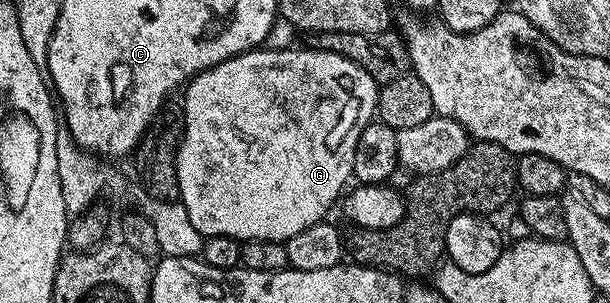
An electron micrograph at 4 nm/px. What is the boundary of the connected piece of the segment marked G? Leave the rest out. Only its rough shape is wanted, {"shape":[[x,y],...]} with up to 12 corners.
{"shape":[[253,49],[183,88],[179,202],[286,241],[345,194],[380,87]]}

